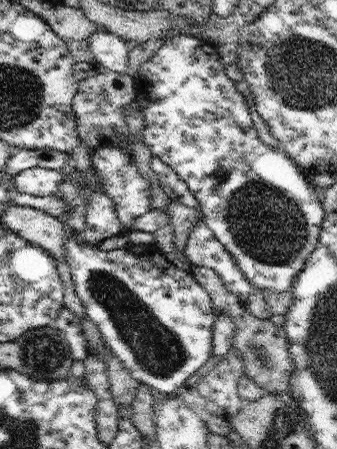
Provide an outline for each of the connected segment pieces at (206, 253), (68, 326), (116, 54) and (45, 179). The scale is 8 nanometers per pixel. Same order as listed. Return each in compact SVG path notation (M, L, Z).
M203 219L190 229L185 244L185 256L192 266L213 268L220 275L228 291L247 306L248 297L254 292L253 286L245 279L234 257L215 237Z
M63 307L54 326L64 335L64 340L70 347L74 361L84 361L90 354L90 348L87 346L83 325L78 315Z
M96 29L88 37L88 48L93 58L114 72L125 73L129 61L130 45L117 34Z
M40 167L27 168L13 176L14 188L18 192L41 197L56 194L63 180L64 171Z

